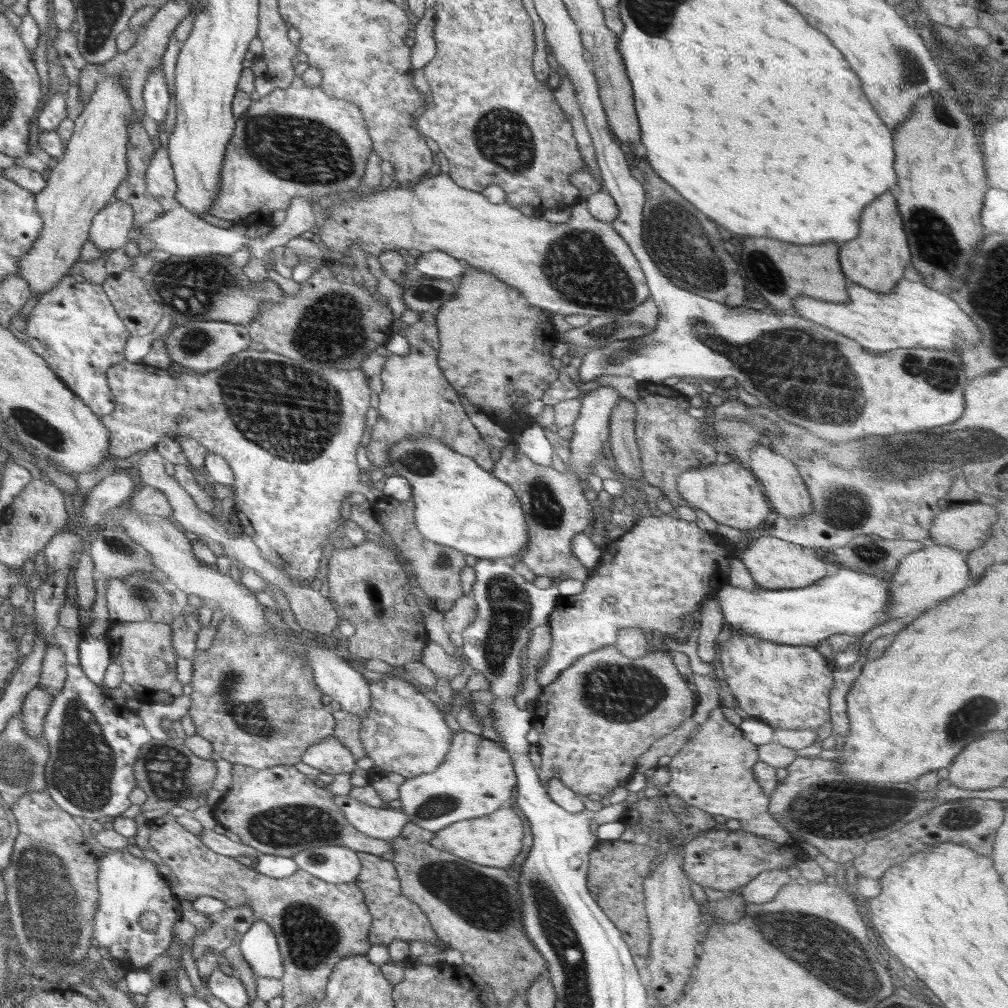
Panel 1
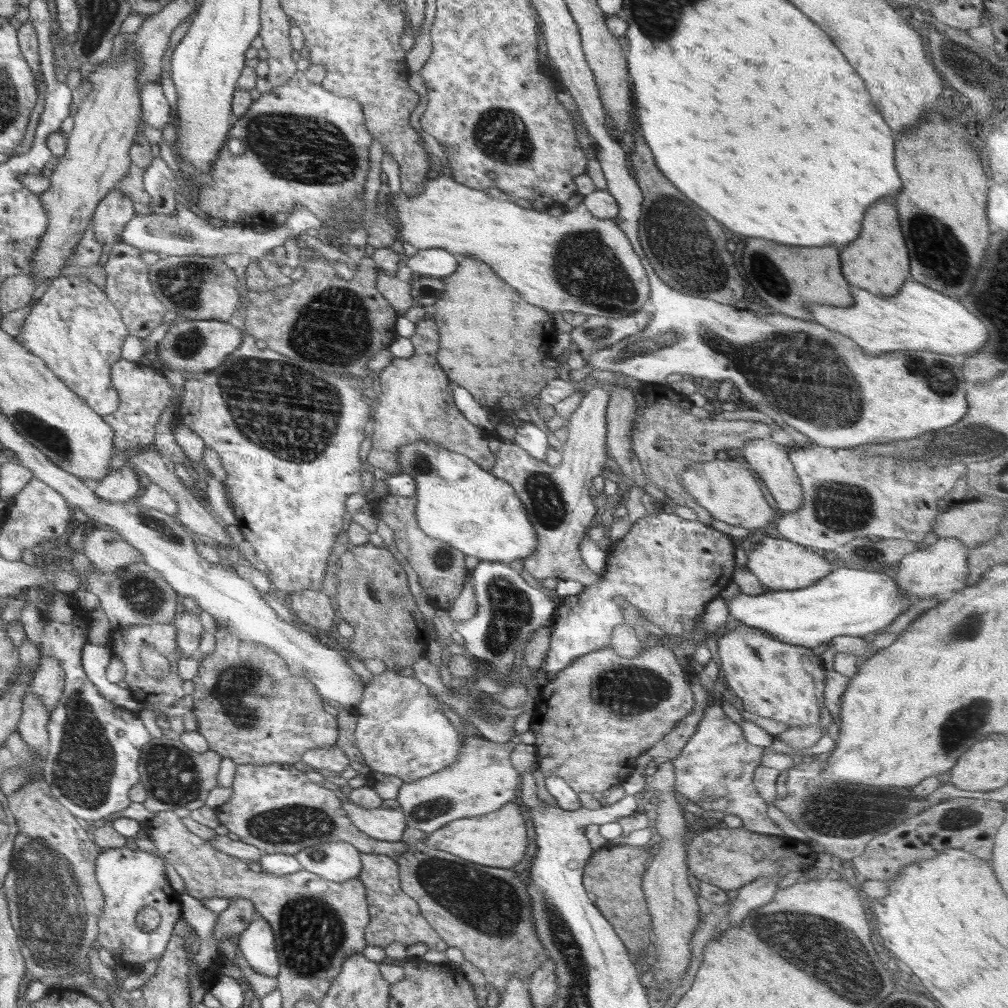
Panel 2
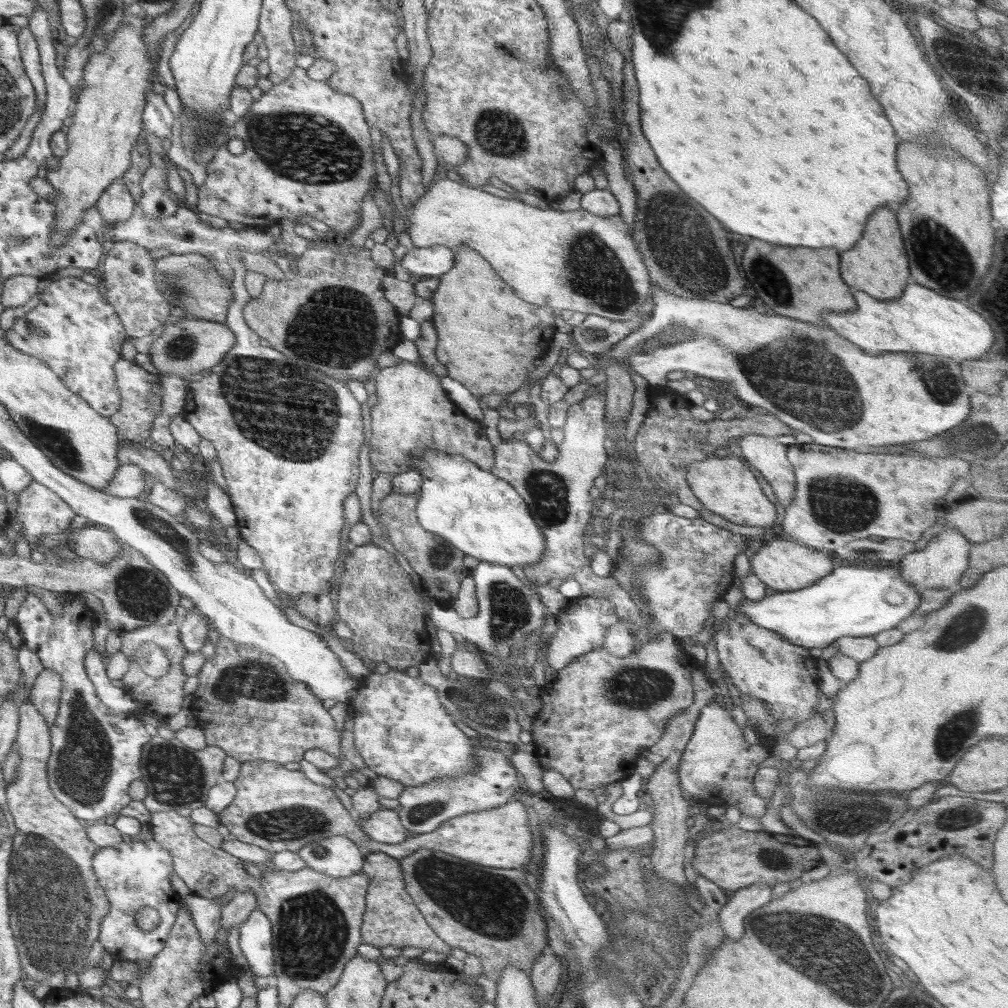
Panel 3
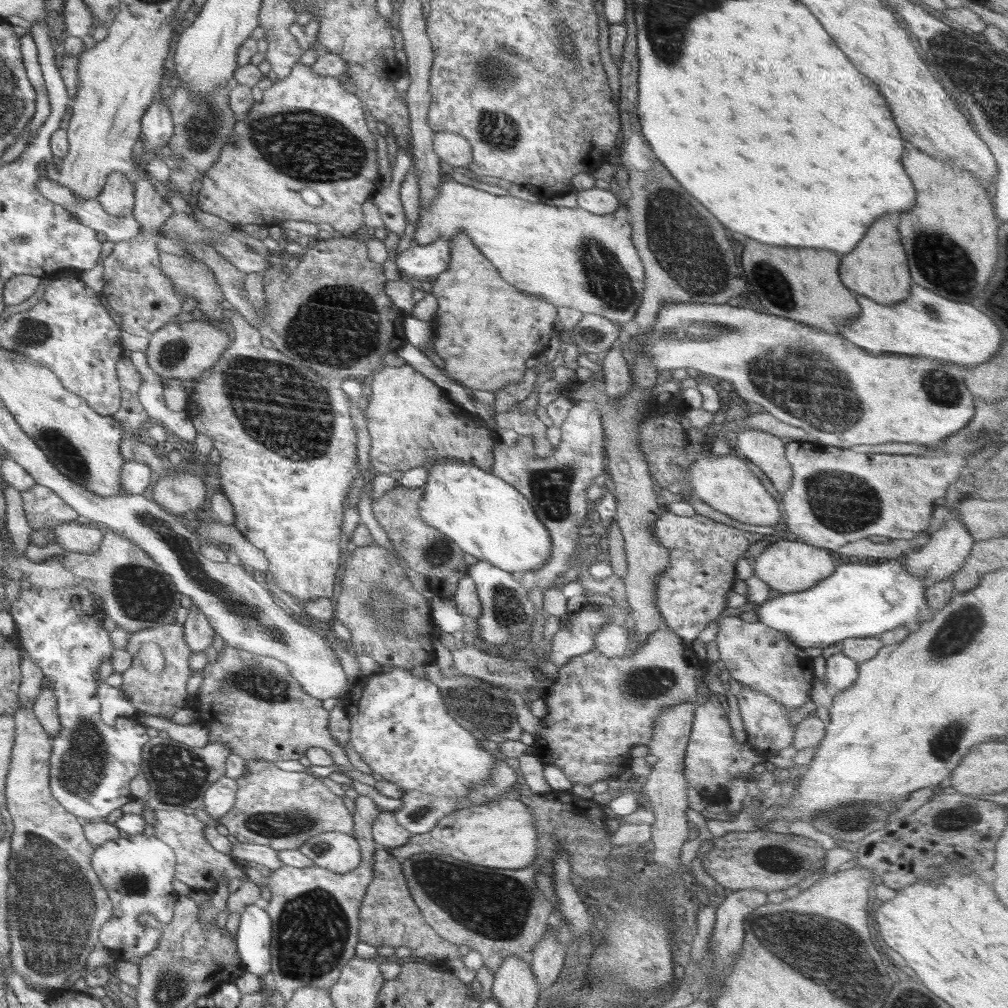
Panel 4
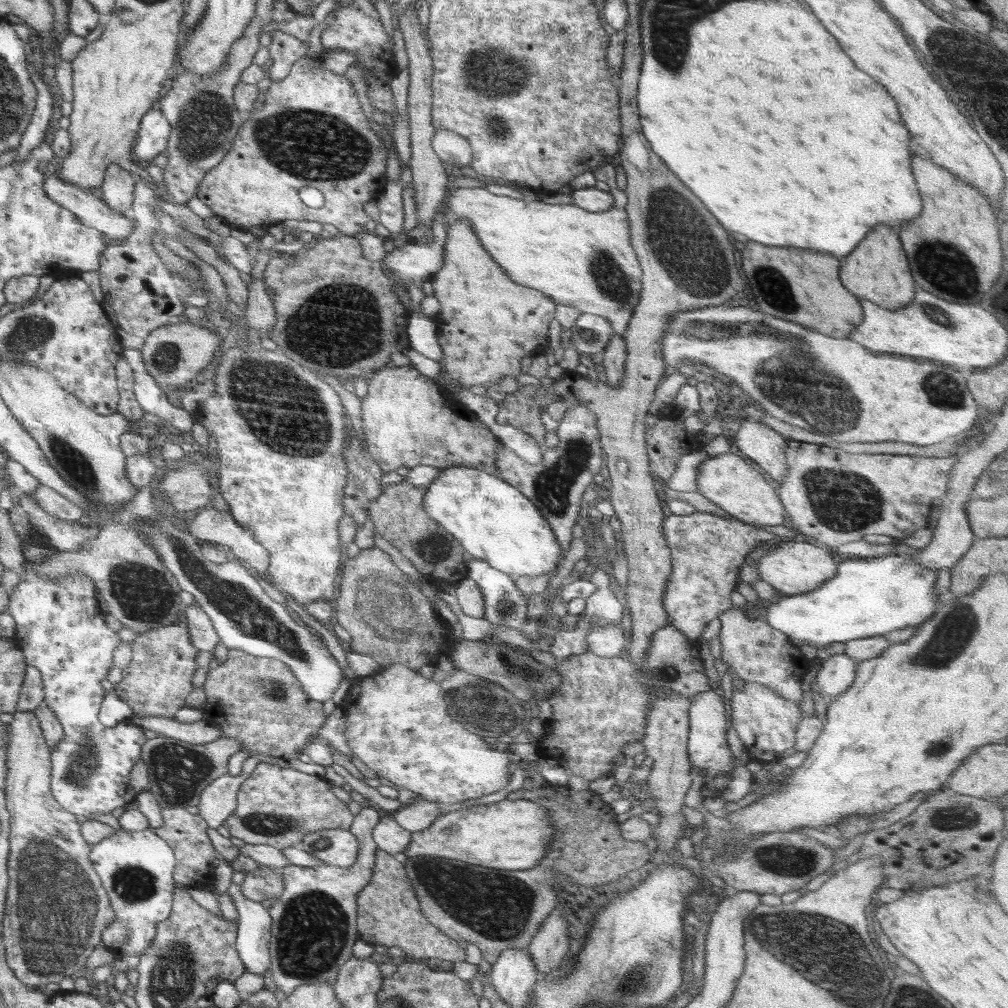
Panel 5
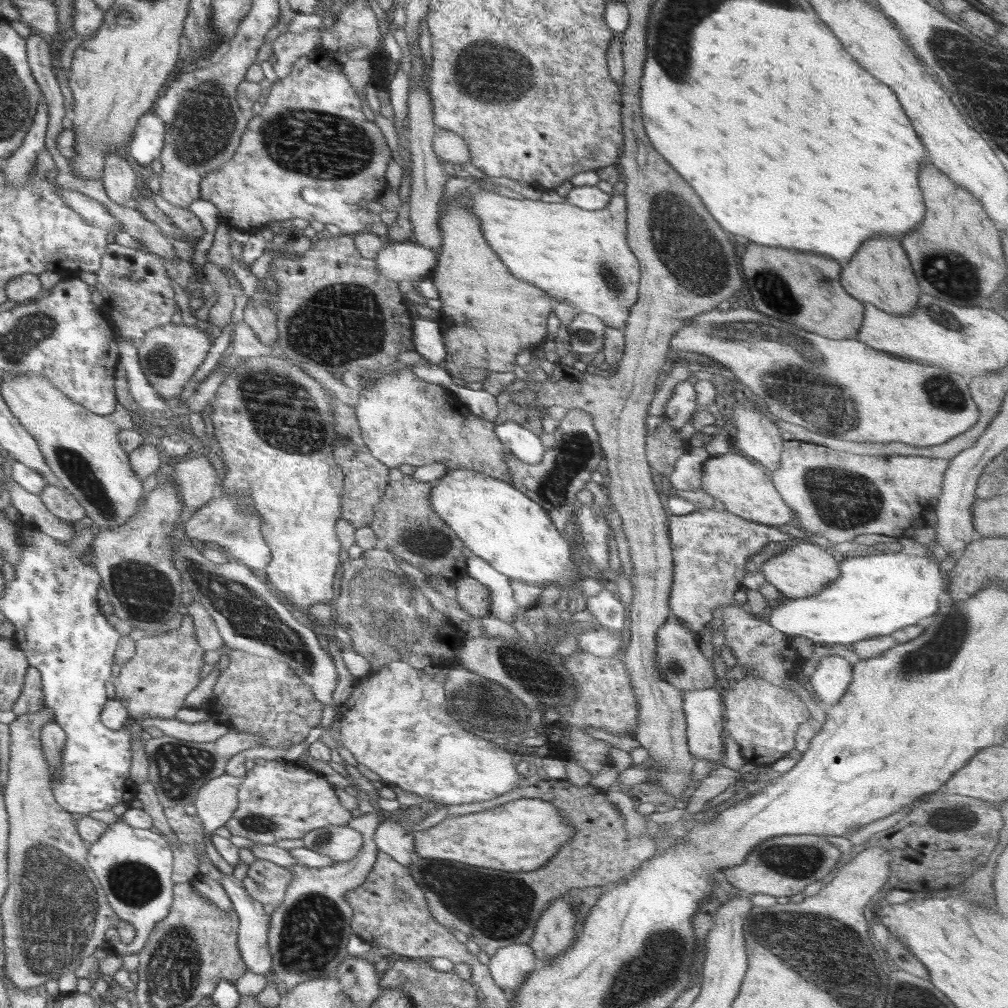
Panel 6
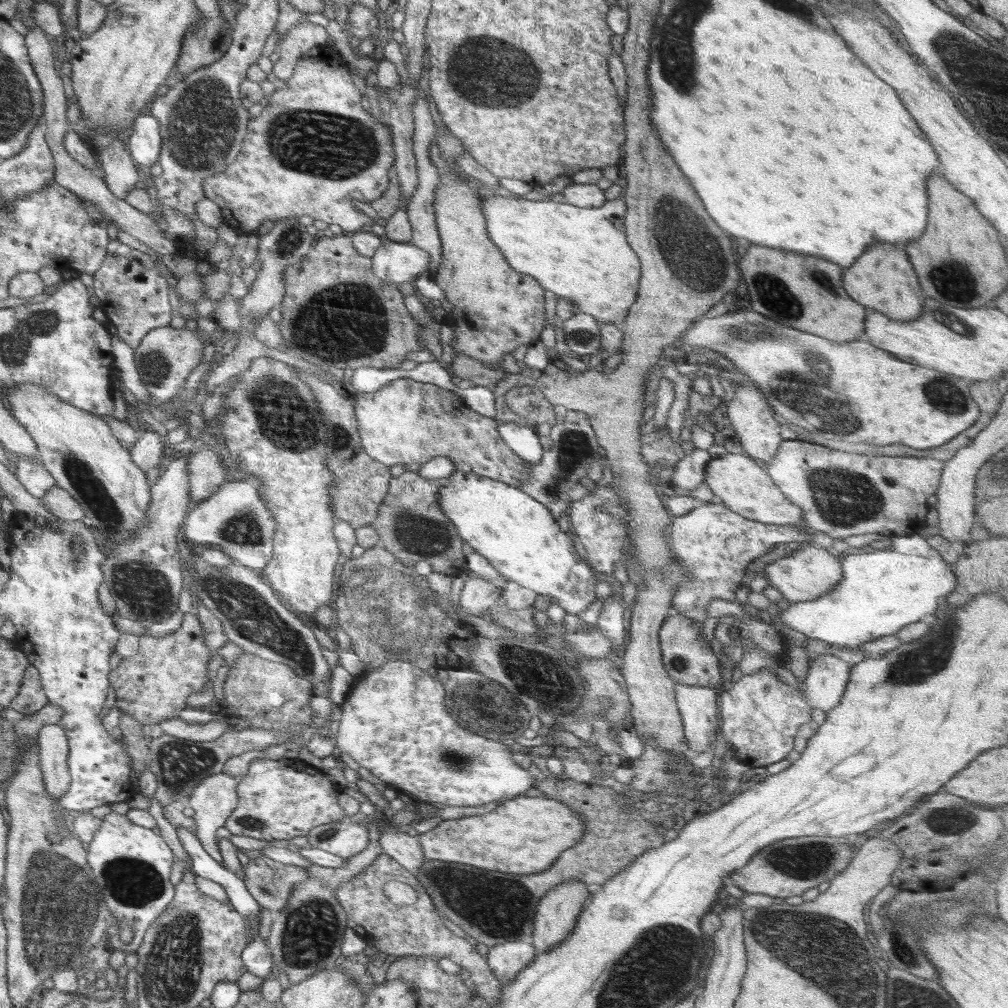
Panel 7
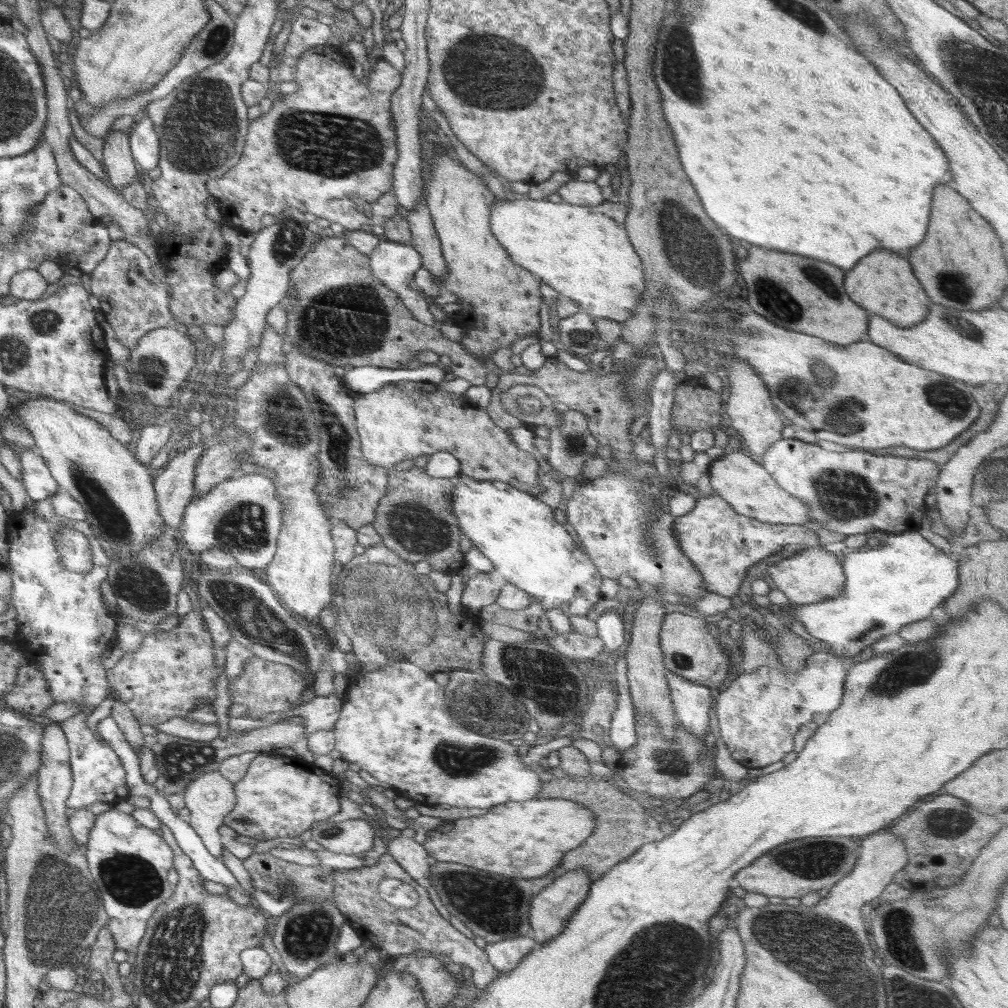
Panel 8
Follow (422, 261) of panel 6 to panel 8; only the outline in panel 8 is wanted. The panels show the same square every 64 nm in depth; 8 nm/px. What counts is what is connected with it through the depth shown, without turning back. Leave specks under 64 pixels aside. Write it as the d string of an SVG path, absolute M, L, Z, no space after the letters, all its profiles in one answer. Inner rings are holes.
M382 238L372 253L369 254L369 258L371 273L382 281L382 284L398 294L414 318L424 325L434 326L435 318L433 313L429 311L428 299L422 293L413 290L409 284L414 280L414 274L422 267L422 256L418 254L418 250L411 244L400 244Z

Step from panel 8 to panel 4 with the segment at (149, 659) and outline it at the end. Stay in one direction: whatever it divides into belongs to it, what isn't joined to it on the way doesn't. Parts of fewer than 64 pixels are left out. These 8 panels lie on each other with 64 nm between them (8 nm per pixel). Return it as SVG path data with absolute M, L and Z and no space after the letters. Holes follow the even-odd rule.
M172 622L164 625L163 627L146 628L138 632L132 632L128 639L126 649L132 656L133 661L130 667L126 669L121 675L123 678L123 684L121 690L125 692L125 695L129 698L136 698L140 702L158 702L154 710L150 710L150 714L157 715L158 712L166 710L168 708L168 717L171 718L175 712L178 712L180 708L186 706L187 697L190 695L186 689L188 684L188 678L193 675L192 669L188 660L193 655L192 649L186 645L184 641L184 629L182 629L182 623ZM146 642L154 642L158 646L158 650L162 652L162 658L164 658L164 668L158 673L150 673L142 664L142 660L136 657L138 649L142 648L142 644Z

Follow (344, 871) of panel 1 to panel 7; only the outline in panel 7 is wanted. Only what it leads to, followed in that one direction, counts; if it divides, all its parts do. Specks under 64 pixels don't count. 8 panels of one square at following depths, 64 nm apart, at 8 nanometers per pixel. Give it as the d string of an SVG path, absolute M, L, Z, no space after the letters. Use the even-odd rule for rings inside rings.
M349 818L330 822L311 830L308 846L347 859L366 849L369 844L367 826L352 823Z

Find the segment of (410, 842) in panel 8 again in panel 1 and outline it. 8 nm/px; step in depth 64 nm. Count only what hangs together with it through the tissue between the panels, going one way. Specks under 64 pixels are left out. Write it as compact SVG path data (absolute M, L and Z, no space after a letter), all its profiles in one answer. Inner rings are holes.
M336 795L334 801L353 828L367 836L392 841L409 822L400 809L389 806L375 808L352 799L350 795Z

